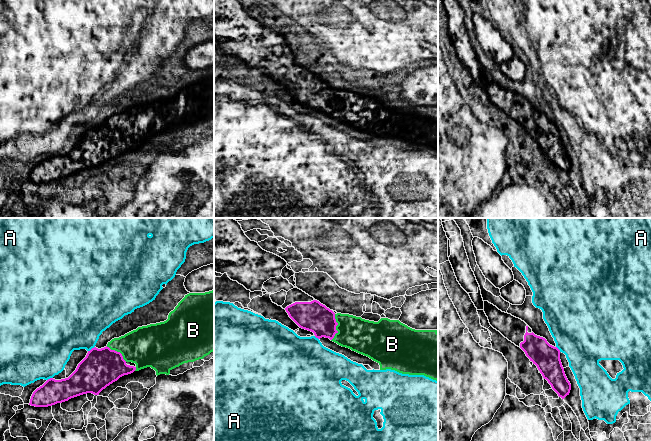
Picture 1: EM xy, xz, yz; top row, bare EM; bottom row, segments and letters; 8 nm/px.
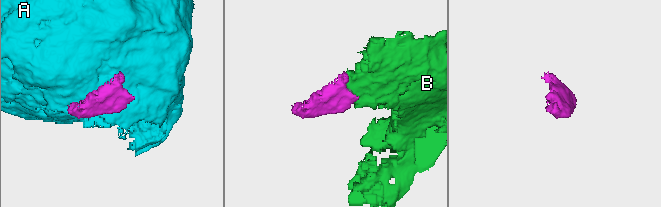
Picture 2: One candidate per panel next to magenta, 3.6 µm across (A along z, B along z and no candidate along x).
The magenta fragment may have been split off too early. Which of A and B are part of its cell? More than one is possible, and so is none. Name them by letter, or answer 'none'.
B

